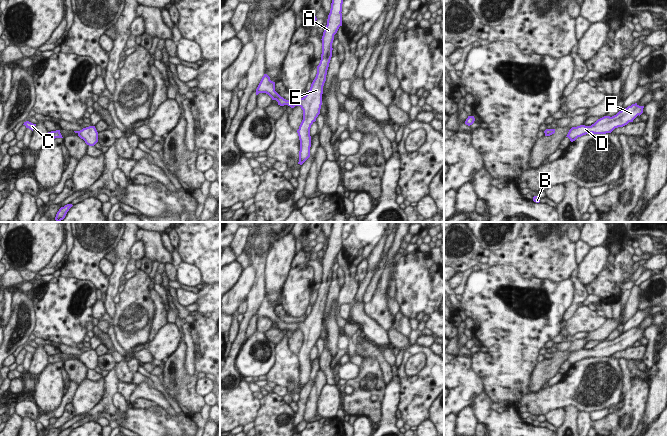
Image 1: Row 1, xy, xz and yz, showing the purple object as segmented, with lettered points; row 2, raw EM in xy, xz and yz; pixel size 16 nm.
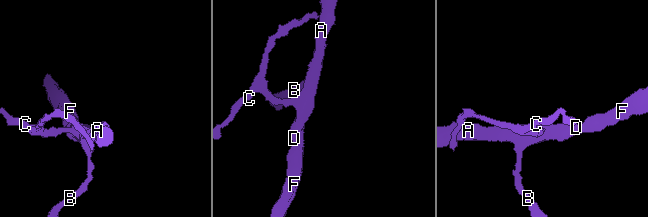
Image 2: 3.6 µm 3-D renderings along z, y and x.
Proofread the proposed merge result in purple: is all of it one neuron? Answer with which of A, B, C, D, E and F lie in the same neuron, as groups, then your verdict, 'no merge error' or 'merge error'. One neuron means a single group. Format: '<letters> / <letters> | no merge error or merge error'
A B C D E F | no merge error

